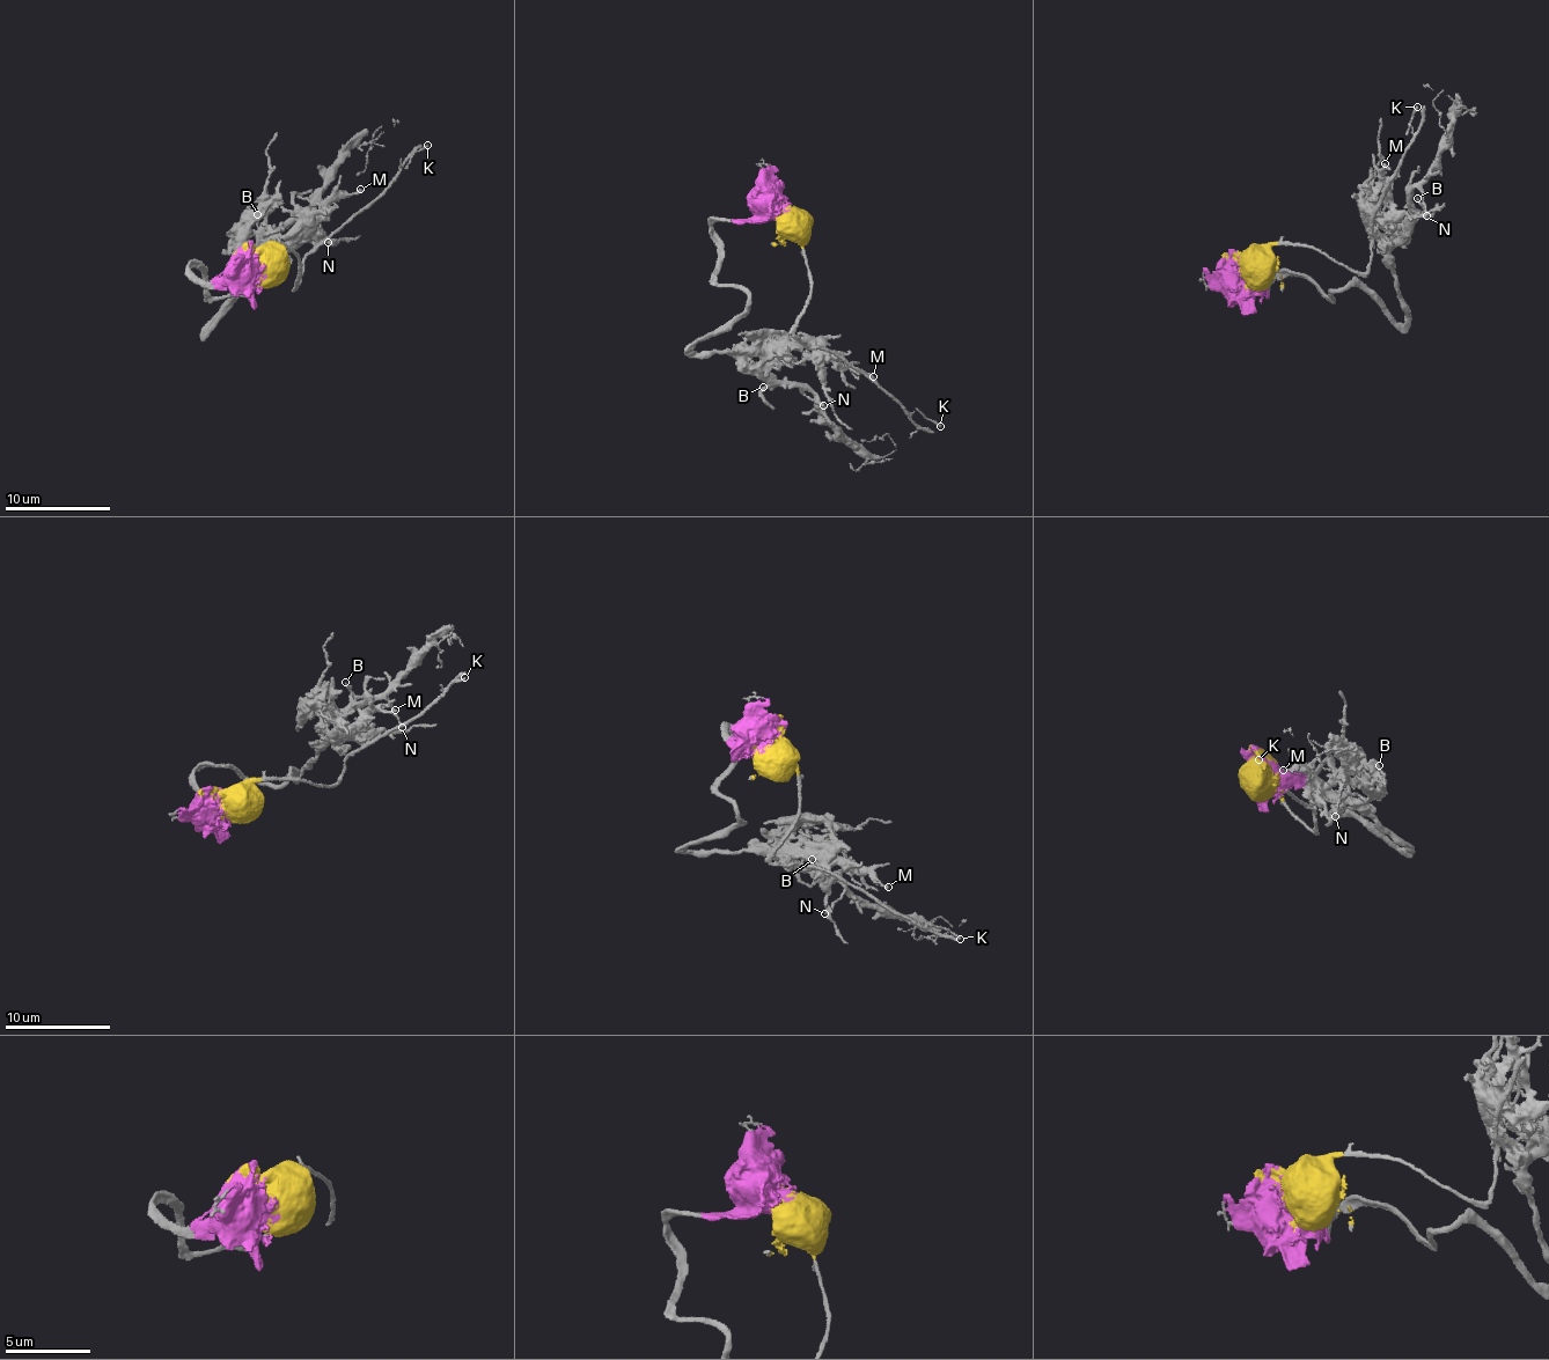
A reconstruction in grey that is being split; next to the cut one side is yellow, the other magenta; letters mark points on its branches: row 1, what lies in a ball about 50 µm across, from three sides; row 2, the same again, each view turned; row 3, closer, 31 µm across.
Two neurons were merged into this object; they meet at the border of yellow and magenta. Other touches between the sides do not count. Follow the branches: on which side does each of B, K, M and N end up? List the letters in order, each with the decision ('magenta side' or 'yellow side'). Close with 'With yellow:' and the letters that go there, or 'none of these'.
B: magenta side
K: yellow side
M: magenta side
N: magenta side
With yellow: K

